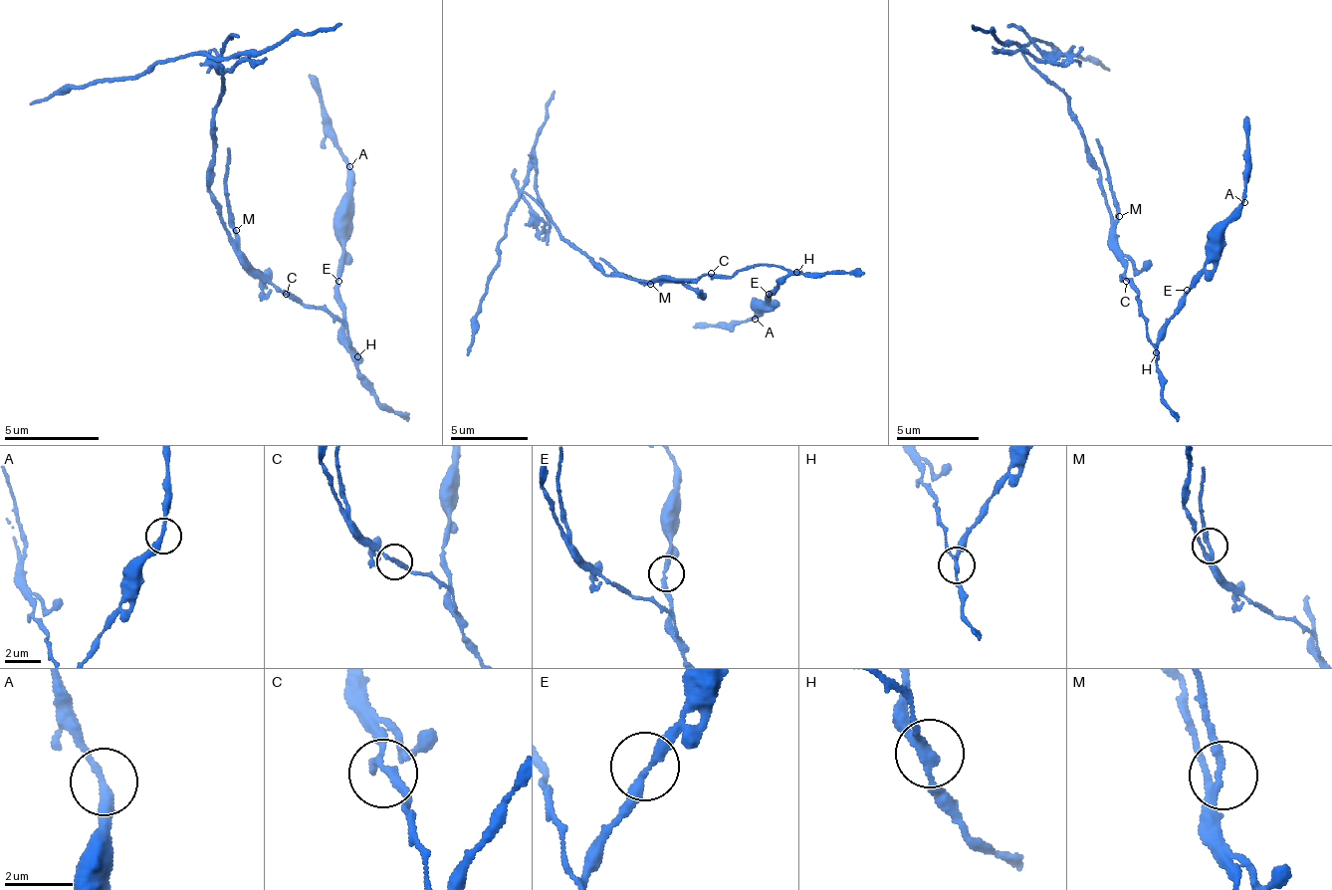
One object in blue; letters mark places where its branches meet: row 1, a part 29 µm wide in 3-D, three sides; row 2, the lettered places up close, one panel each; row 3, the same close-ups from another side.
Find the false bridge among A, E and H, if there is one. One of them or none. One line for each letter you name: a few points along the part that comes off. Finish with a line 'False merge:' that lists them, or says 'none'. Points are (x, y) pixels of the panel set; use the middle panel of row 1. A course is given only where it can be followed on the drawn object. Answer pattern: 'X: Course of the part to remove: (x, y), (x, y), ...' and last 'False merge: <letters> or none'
H: Course of the part to remove: (797, 273), (760, 266), (722, 278), (607, 276), (562, 239), (526, 191), (508, 218), (478, 329), (465, 356)
False merge: H

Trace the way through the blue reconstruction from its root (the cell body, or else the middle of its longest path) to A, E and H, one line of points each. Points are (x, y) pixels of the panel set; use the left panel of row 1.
A: (234, 250), (280, 289), (307, 306), (326, 310), (348, 332), (349, 348), (337, 292), (349, 166)
E: (234, 250), (280, 289), (292, 293), (307, 306), (326, 310), (348, 332), (349, 348), (342, 328), (338, 281)
H: (234, 250), (280, 289), (292, 293), (307, 306), (326, 310), (348, 332), (348, 345), (358, 357)

